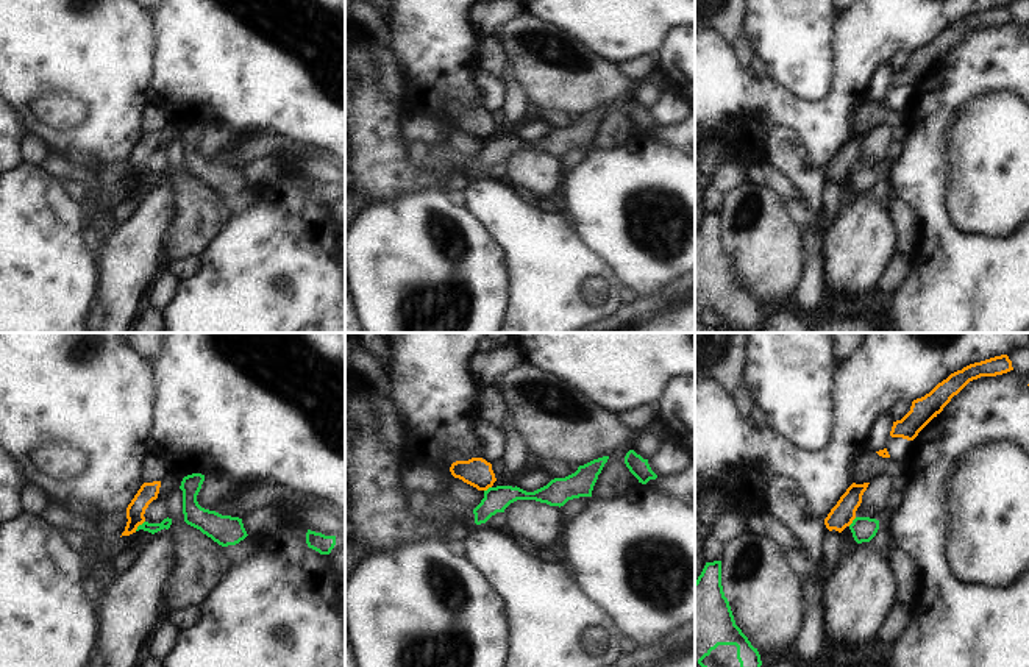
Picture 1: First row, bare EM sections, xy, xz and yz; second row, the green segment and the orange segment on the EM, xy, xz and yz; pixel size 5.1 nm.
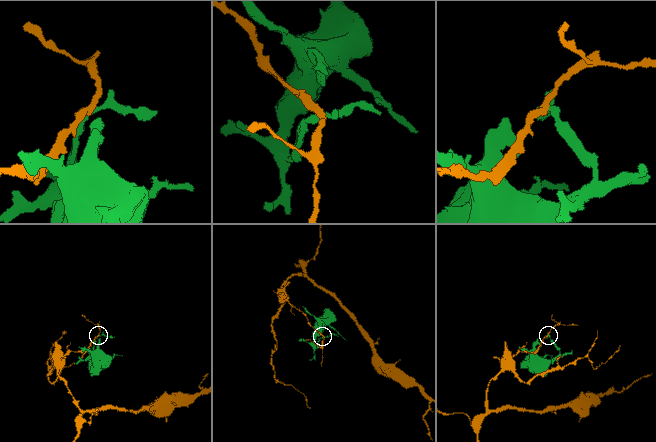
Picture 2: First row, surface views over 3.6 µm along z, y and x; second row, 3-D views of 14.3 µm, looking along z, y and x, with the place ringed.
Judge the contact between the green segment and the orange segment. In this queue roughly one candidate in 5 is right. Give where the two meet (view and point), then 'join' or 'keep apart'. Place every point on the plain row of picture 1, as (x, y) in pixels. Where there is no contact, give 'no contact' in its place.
contact xy (139, 175); keep apart

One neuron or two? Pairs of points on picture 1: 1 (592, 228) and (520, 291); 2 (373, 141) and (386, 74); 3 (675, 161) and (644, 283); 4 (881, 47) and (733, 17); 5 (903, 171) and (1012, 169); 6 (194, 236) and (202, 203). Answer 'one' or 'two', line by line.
1: two
2: two
3: one
4: two
5: two
6: one

